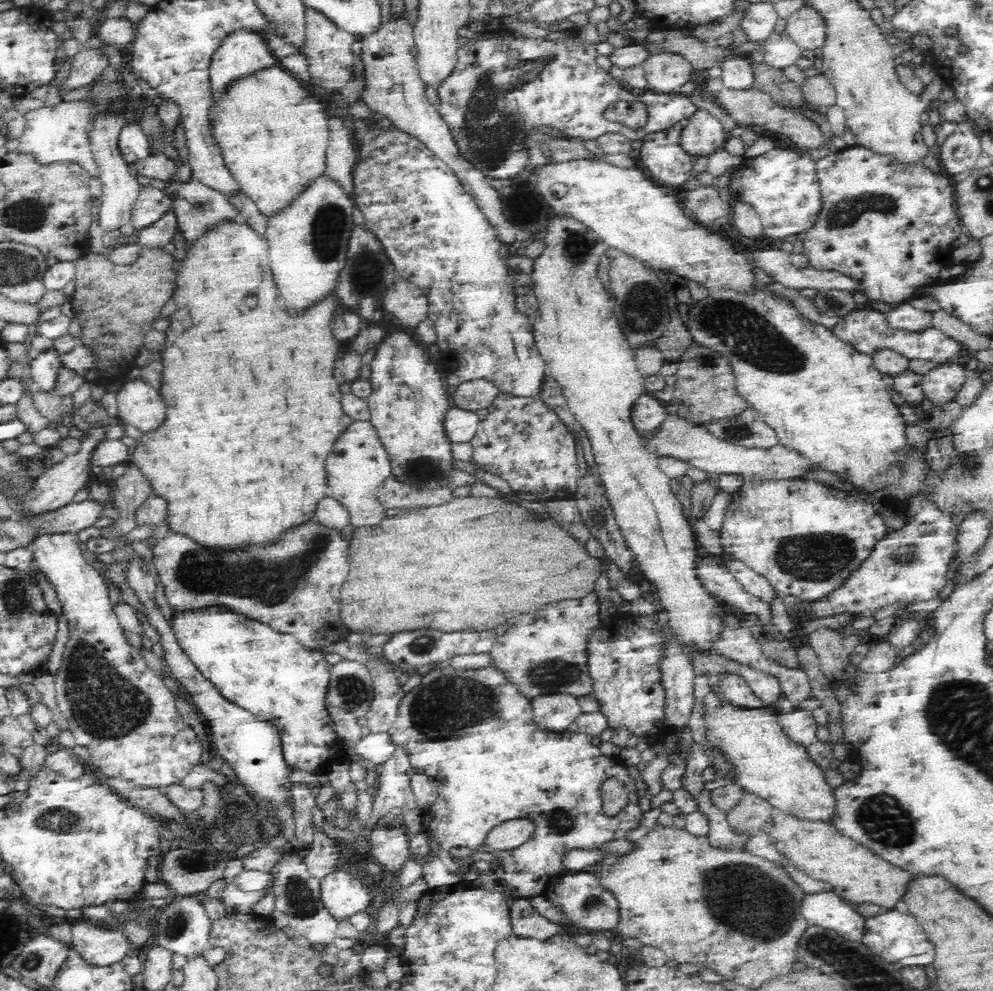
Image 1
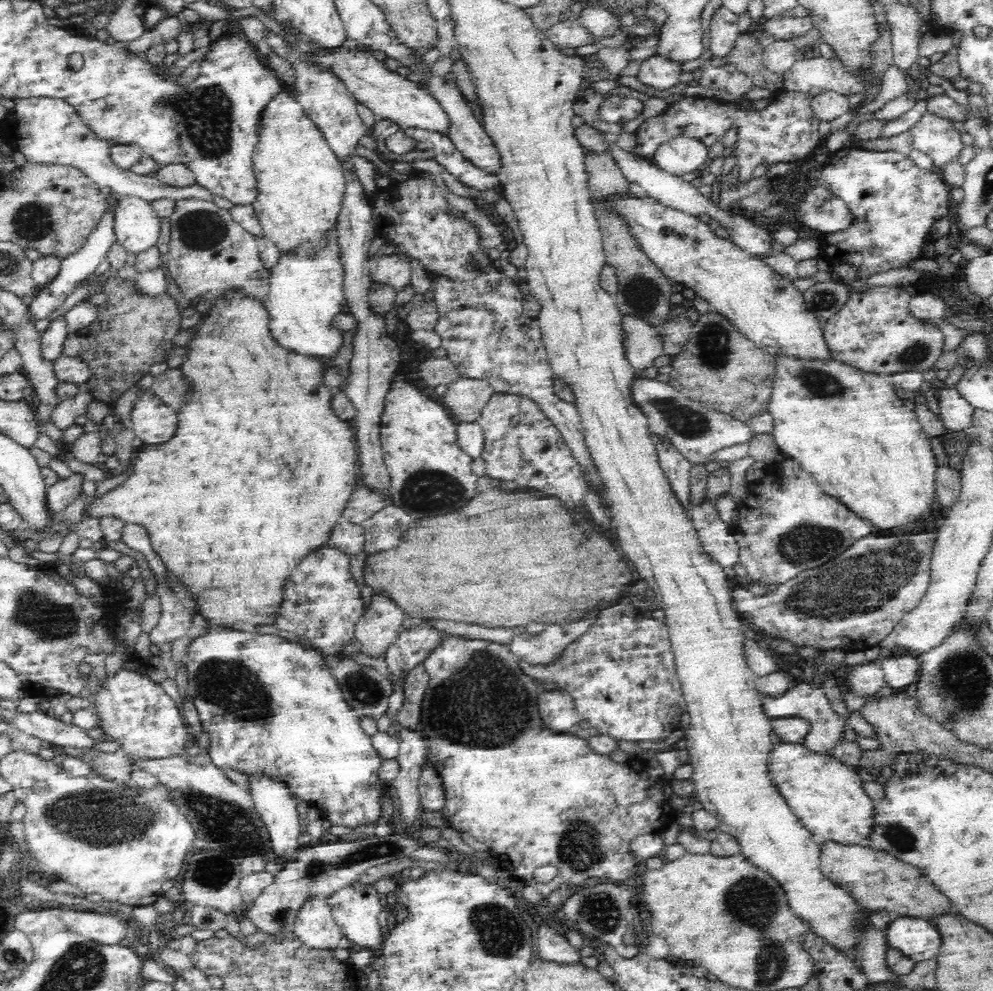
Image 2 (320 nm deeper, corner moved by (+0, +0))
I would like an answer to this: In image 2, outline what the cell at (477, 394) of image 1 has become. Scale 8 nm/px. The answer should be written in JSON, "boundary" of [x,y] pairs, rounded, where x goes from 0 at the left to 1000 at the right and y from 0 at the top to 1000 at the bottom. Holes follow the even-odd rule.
{"boundary":[[[464,379],[452,387],[445,399],[446,408],[461,427],[477,426],[497,397],[491,384]]]}

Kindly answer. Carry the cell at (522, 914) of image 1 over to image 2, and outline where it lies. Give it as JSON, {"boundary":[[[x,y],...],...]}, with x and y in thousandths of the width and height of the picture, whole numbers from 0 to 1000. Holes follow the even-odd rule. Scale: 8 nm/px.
{"boundary":[[[554,930],[542,934],[541,965],[551,970],[573,972],[585,969],[583,959],[580,959],[572,948],[560,941]]]}

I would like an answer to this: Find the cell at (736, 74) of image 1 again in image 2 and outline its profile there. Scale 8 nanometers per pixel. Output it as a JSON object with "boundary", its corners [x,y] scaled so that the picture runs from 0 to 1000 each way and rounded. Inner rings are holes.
{"boundary":[[[725,6],[715,22],[715,50],[717,57],[733,63],[733,57],[739,52],[739,44],[747,32],[743,30],[743,16],[730,6]]]}

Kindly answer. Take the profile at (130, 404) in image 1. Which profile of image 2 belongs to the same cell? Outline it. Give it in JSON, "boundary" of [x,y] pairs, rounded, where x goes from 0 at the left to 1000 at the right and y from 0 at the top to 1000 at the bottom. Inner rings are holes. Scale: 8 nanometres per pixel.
{"boundary":[[[143,394],[132,414],[132,429],[136,440],[145,449],[167,446],[178,432],[177,413],[167,409],[157,397]]]}

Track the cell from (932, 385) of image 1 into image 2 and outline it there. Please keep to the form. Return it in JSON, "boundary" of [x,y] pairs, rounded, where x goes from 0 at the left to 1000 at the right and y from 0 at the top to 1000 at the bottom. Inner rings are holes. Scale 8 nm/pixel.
{"boundary":[[[949,391],[947,402],[947,424],[958,435],[979,434],[979,415],[982,413],[963,391]]]}

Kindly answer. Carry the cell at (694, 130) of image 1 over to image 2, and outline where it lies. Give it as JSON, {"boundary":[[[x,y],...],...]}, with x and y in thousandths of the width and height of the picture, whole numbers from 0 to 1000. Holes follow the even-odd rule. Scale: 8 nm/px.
{"boundary":[[[683,137],[669,143],[656,161],[667,172],[686,179],[688,176],[701,173],[715,155],[714,147],[703,139]]]}

